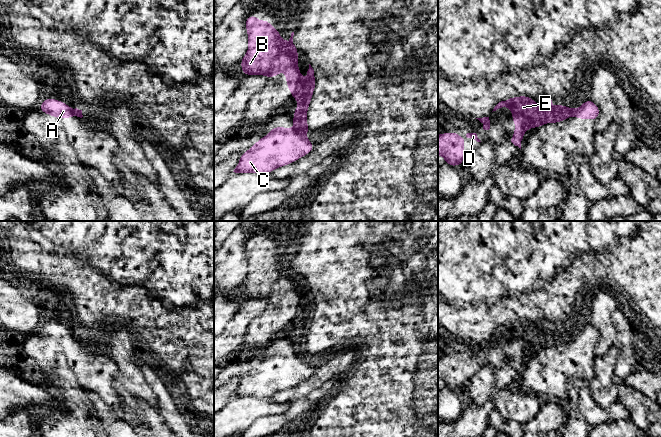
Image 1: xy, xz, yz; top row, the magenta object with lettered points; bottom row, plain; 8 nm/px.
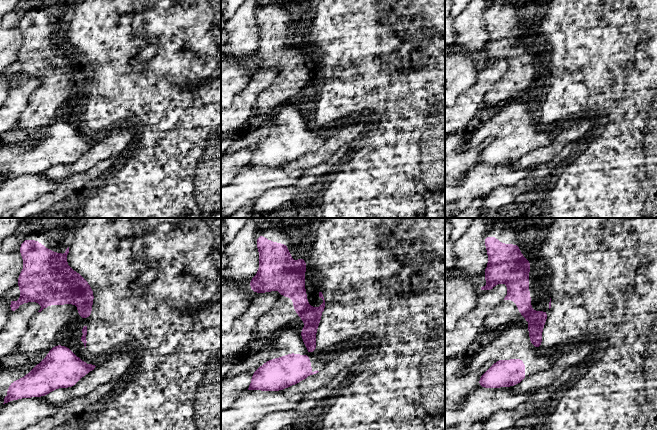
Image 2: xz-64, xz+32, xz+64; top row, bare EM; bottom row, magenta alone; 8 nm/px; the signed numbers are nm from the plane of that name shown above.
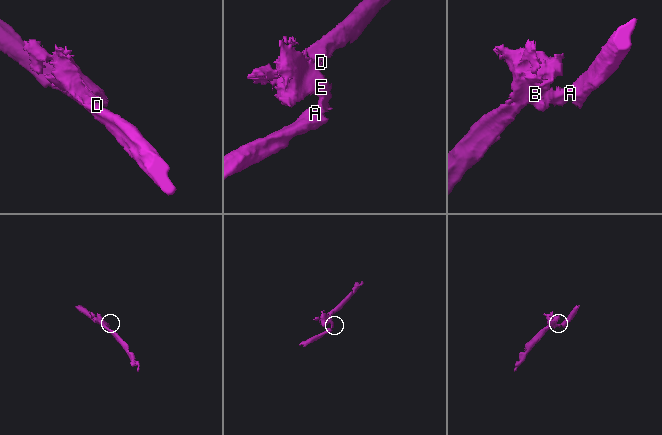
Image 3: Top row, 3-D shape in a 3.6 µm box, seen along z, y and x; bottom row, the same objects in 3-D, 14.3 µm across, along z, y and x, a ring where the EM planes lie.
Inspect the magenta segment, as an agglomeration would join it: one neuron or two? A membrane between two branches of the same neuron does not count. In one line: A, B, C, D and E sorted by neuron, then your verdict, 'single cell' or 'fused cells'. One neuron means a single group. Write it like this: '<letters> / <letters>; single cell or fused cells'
A C / B D E; fused cells

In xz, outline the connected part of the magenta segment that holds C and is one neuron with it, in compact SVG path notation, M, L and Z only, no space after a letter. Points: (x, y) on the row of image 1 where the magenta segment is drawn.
M272 127L270 133L259 139L240 155L235 173L272 173L278 167L289 165L309 154L315 145L296 129Z

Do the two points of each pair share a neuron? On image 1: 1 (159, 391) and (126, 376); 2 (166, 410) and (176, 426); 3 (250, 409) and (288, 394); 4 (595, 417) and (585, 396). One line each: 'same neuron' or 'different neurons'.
1: different neurons
2: same neuron
3: different neurons
4: same neuron

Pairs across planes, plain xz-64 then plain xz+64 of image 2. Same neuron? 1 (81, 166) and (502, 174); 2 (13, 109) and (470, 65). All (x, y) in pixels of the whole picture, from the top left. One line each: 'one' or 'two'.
1: two
2: two

